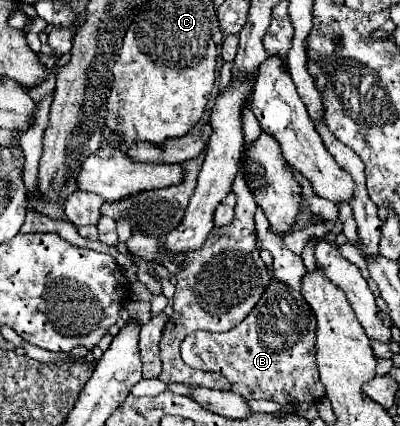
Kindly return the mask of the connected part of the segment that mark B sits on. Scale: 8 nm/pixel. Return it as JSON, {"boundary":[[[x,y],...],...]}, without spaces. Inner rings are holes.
{"boundary":[[[276,278],[270,280],[260,302],[242,324],[222,334],[192,332],[180,348],[182,360],[190,368],[224,374],[232,384],[230,390],[244,400],[264,398],[282,406],[296,406],[324,396],[324,386],[316,372],[316,318],[304,296],[276,282]]]}

